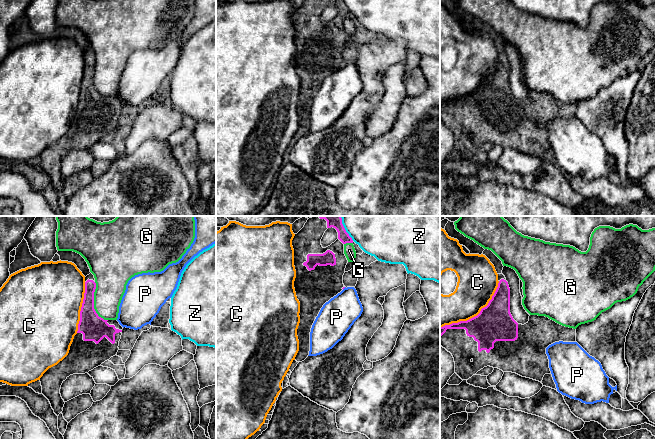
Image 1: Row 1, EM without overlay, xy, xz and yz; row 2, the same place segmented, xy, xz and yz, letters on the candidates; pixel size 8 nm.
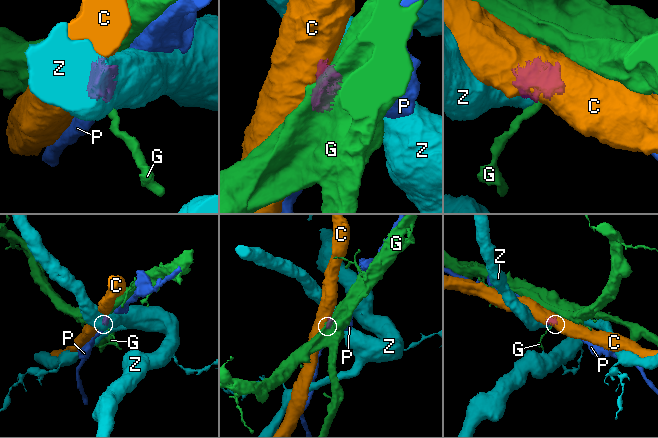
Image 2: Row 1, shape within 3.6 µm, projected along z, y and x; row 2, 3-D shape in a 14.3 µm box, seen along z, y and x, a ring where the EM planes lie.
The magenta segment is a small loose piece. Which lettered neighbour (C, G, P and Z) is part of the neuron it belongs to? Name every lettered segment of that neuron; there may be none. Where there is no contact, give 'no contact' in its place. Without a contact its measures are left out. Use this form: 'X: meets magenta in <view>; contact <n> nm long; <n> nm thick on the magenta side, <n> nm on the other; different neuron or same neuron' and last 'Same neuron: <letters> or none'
C: meets magenta in yz; contact 600 nm long; 280 nm thick on the magenta side, 320 nm on the other; different neuron
G: meets magenta in xy; contact 320 nm long; 200 nm thick on the magenta side, 260 nm on the other; different neuron
P: no contact; different neuron
Z: meets magenta in xz; contact 160 nm long; 90 nm thick on the magenta side, 260 nm on the other; different neuron
Same neuron: none

